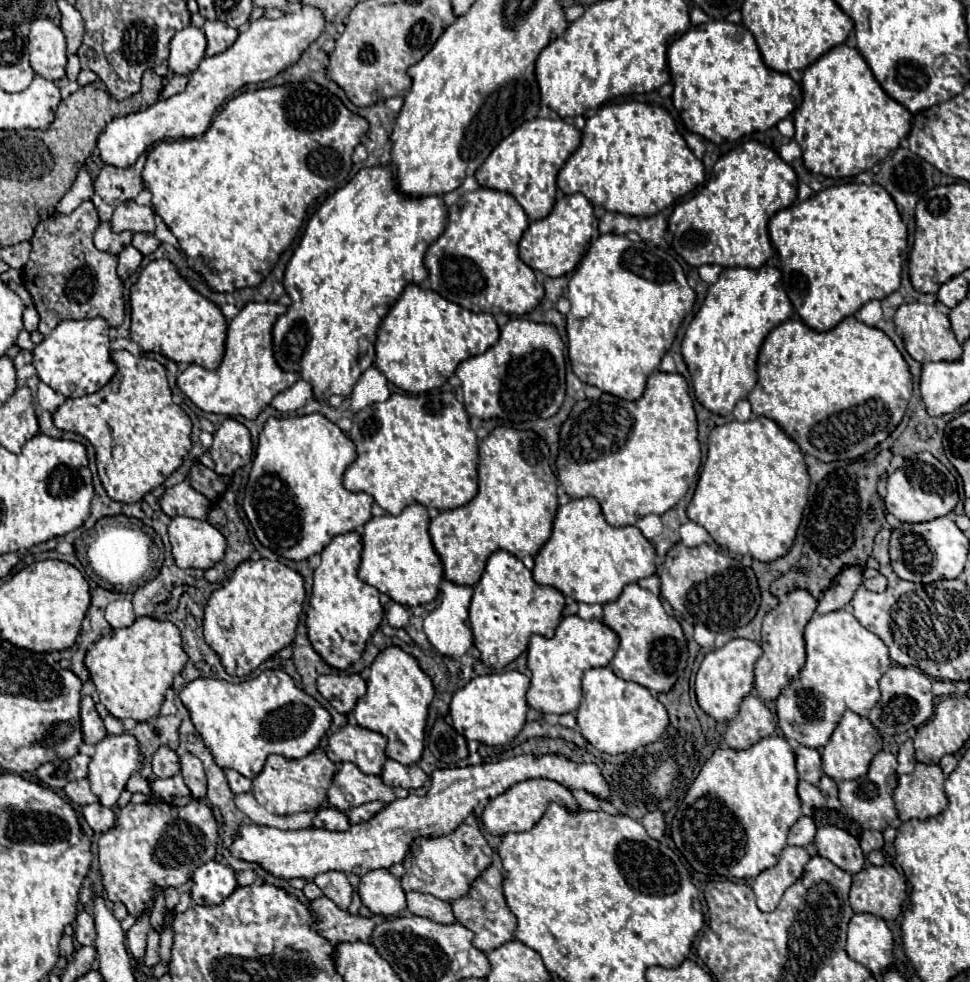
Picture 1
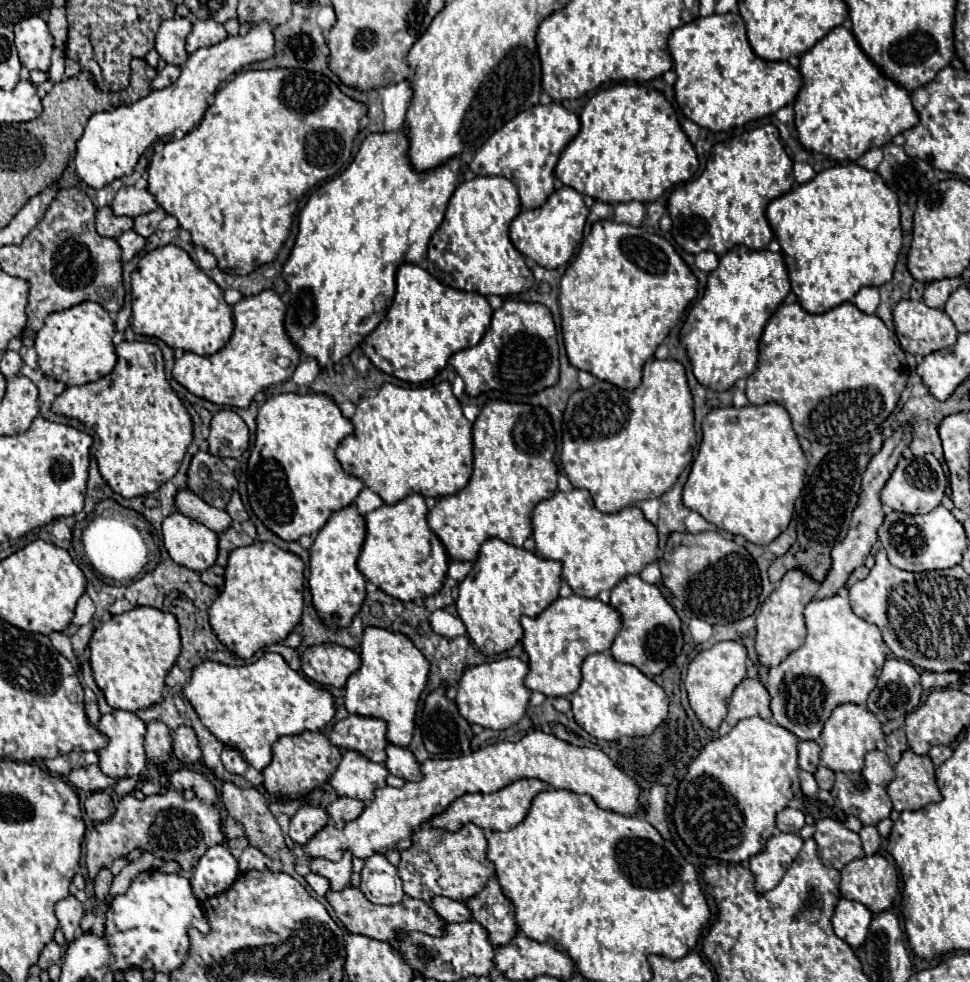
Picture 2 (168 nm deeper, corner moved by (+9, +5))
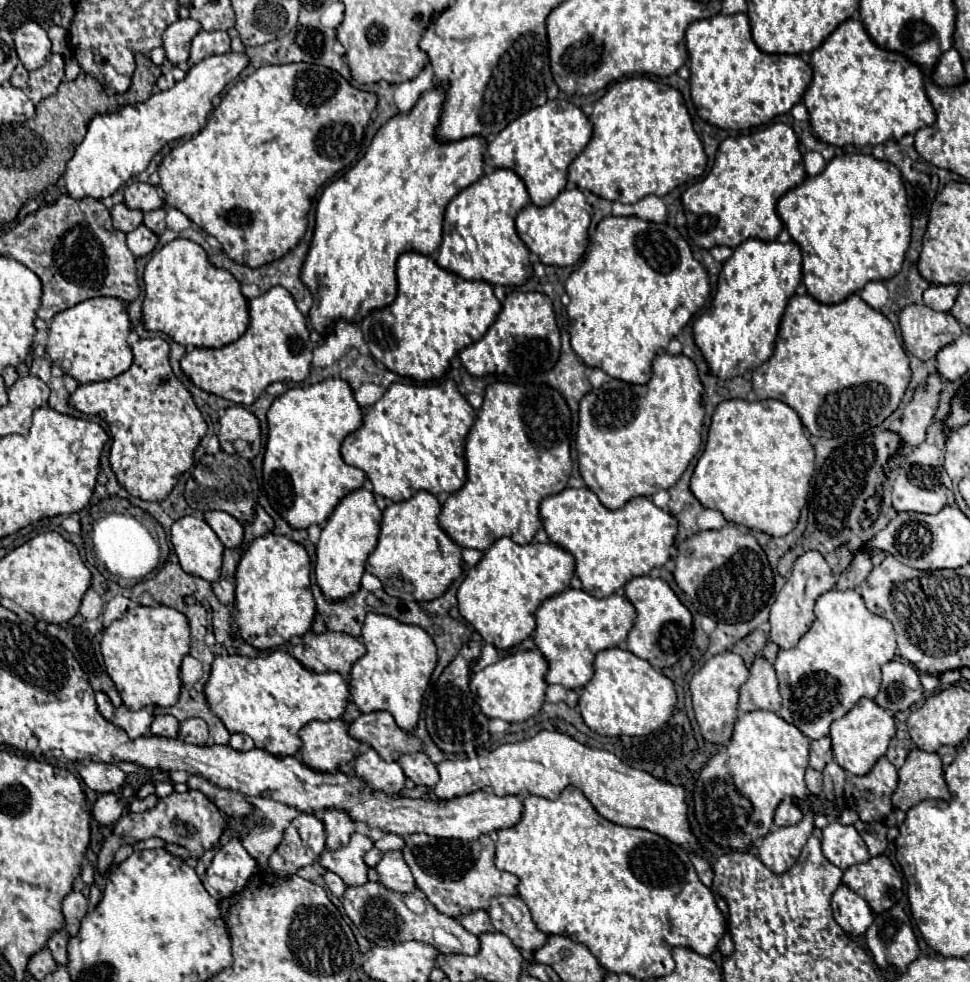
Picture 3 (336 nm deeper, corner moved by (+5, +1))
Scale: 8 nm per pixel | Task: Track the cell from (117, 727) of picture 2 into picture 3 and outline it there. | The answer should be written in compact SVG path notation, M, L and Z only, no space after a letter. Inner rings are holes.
M118 707L116 713L114 713L114 719L112 723L120 729L126 731L126 735L130 739L136 739L136 737L144 737L144 735L150 735L150 725L152 725L152 715L146 711L146 709L140 709L140 711L130 711L128 707Z

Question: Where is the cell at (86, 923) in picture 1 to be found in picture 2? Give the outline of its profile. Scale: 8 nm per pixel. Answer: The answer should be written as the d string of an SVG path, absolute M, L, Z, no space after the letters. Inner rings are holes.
M74 895L58 901L56 903L56 917L60 921L60 929L66 937L66 941L76 939L76 935L80 933L80 919L84 917L82 903Z

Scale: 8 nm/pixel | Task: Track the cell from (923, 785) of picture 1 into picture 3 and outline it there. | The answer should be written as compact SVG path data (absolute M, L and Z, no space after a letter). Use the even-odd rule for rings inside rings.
M912 749L906 763L898 771L900 783L892 795L892 803L900 811L922 803L924 799L948 799L950 791L944 781L942 761L936 753Z

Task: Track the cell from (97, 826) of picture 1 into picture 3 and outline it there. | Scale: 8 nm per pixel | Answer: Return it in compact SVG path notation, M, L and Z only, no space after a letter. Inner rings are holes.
M104 793L98 797L98 801L94 803L94 809L92 809L92 817L100 823L100 825L112 825L120 819L124 807L118 799L118 795L114 793Z

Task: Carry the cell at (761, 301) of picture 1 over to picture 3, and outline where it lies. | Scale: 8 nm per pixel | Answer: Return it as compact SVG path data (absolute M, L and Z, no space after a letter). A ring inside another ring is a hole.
M748 239L742 245L738 245L732 253L732 257L724 263L720 275L716 295L710 303L710 307L694 319L694 343L702 351L710 371L718 379L734 379L744 375L750 369L760 367L774 351L774 339L778 333L780 317L784 313L784 307L788 299L794 295L796 287L802 281L802 257L796 243L764 243L758 239Z

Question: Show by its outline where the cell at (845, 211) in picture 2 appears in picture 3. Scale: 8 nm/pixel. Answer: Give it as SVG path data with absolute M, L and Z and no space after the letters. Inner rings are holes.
M872 155L834 157L826 169L790 189L776 205L792 241L802 251L802 281L816 301L834 305L870 281L894 277L910 245L910 209L900 171Z

